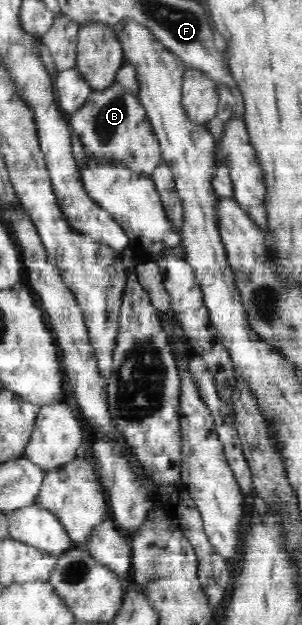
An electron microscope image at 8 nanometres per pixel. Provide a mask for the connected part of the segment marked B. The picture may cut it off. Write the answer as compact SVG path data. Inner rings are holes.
M117 81L104 92L92 92L82 108L67 117L71 131L78 134L85 152L94 155L100 163L118 163L151 176L154 168L163 162L158 137L139 96L131 95Z

